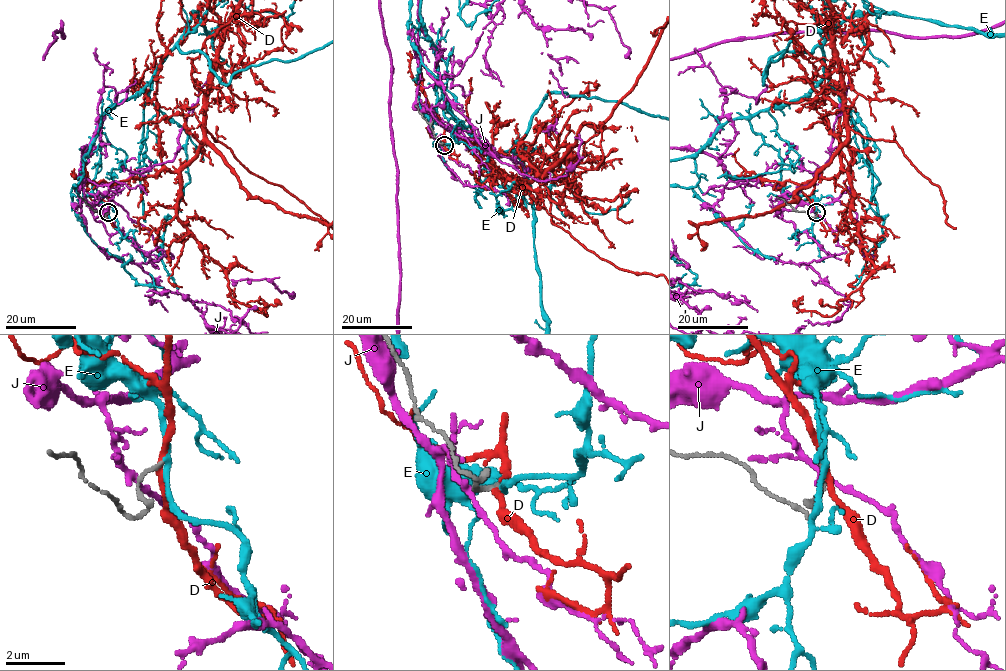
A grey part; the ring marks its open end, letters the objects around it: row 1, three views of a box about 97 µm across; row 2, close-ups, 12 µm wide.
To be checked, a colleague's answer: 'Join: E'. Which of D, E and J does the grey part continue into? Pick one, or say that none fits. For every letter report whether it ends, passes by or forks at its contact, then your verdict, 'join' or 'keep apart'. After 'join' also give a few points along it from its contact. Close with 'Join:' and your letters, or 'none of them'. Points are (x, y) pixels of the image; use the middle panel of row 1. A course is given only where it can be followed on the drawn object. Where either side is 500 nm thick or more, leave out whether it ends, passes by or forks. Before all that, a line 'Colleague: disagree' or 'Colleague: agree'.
Colleague: agree
D: it passes by | keep apart
E: it passes by | join
J: it passes by | keep apart
Join: E

